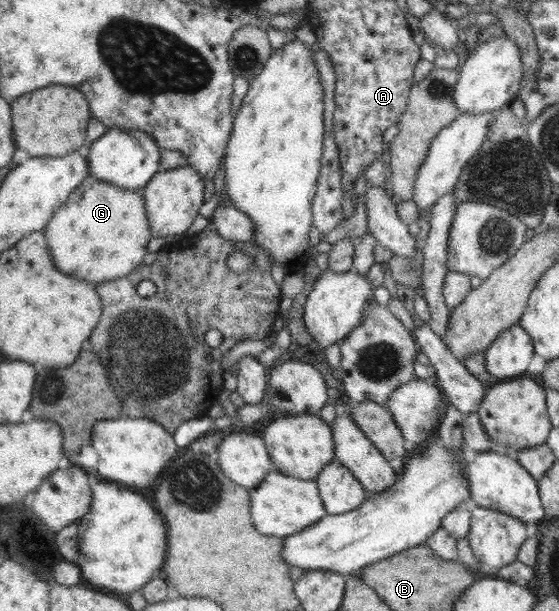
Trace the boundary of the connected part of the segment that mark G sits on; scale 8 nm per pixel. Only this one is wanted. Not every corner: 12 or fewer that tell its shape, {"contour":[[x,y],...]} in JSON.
{"contour":[[88,175],[44,227],[54,266],[98,284],[143,263],[141,191]]}

